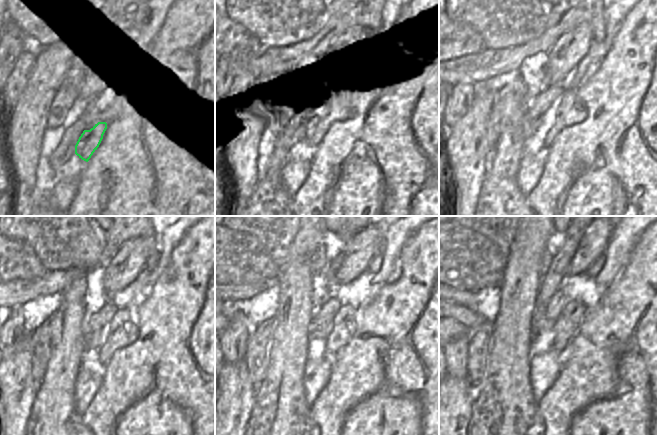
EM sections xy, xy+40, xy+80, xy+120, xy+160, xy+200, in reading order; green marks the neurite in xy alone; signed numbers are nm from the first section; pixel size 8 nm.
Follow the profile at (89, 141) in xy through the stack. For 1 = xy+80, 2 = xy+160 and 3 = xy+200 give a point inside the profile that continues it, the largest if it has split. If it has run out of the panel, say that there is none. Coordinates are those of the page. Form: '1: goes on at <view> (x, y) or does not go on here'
1: goes on at xy+80 (570, 110)
2: goes on at xy+160 (344, 326)
3: goes on at xy+200 (568, 323)

